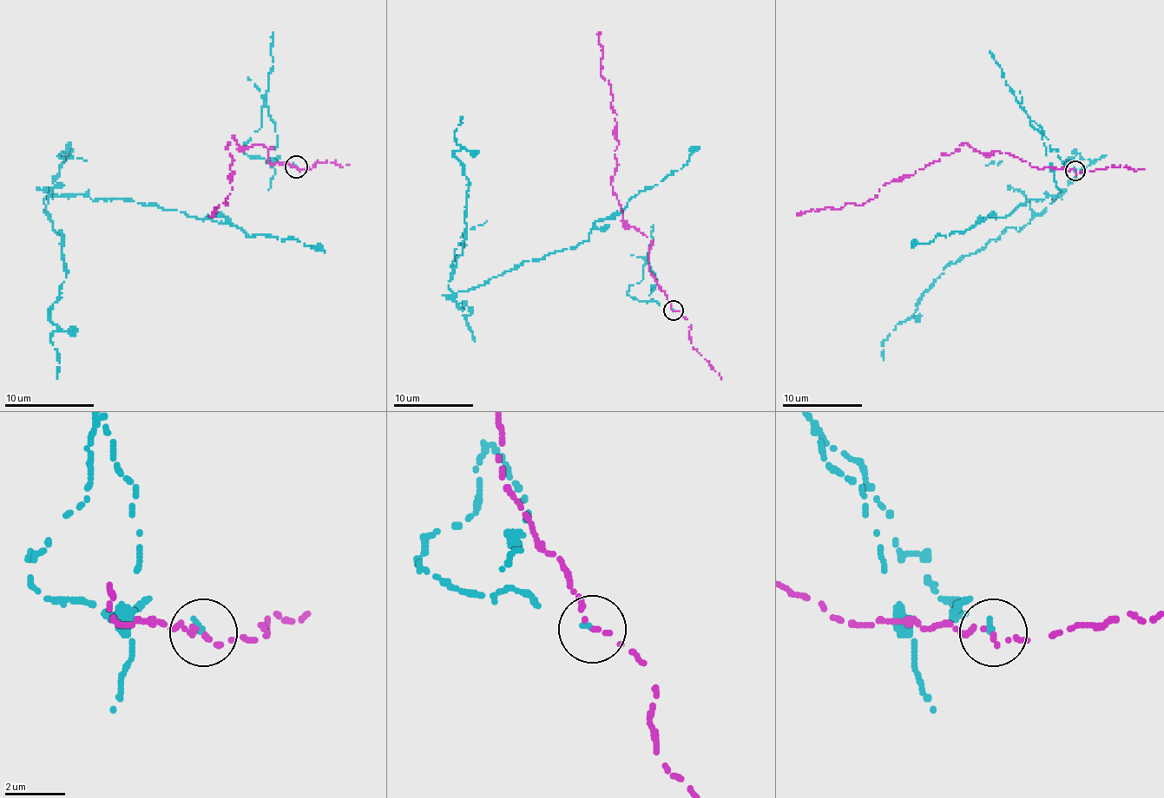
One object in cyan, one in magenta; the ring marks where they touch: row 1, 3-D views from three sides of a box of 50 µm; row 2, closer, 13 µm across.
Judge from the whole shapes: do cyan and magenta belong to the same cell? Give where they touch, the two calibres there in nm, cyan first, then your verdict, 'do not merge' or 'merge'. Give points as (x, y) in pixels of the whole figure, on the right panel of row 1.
place (1075, 171); calibres 140 and 200 nm; do not merge

